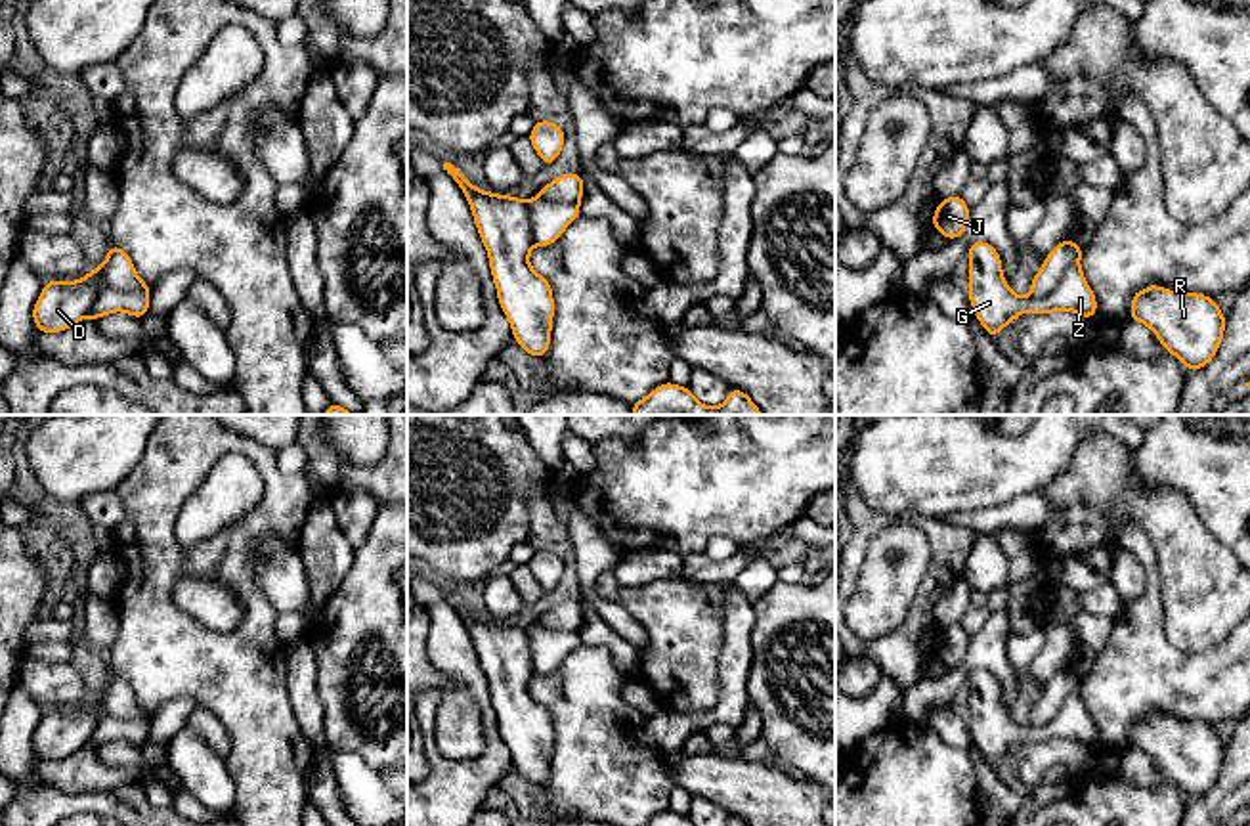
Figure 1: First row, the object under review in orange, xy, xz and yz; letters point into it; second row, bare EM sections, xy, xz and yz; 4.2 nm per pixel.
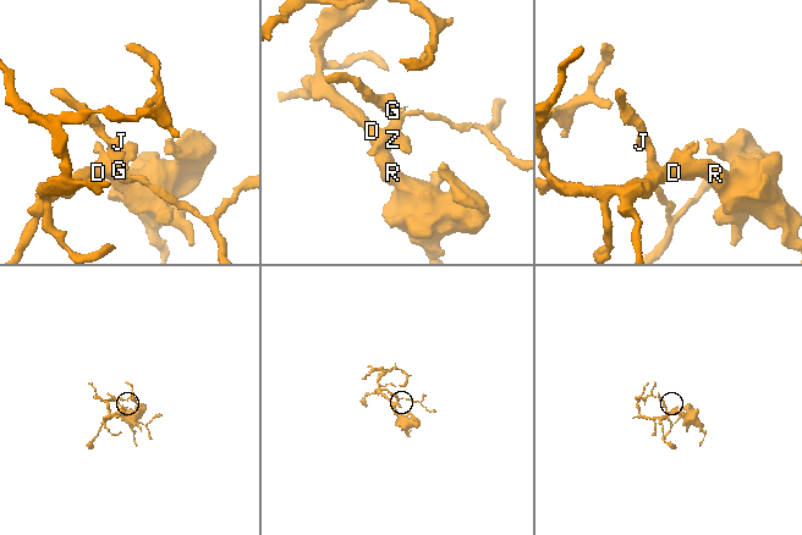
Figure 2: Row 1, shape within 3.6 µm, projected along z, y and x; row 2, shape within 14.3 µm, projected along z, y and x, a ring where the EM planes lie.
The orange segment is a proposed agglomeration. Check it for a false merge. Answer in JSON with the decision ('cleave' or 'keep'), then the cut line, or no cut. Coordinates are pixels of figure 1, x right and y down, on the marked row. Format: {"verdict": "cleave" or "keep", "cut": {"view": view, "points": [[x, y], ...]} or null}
{"verdict": "cleave", "cut": {"view": "xy", "points": [[148, 285], [144, 289], [104, 287], [88, 314]]}}

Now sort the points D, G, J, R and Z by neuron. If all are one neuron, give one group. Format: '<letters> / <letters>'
D R / G J Z

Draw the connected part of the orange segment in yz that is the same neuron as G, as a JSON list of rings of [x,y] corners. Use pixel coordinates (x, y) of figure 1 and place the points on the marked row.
[[[975,241],[969,250],[969,302],[984,331],[994,338],[1017,315],[1026,312],[1076,312],[1091,319],[1097,300],[1089,289],[1080,260],[1074,262],[1061,281],[1040,298],[1015,294],[1003,273],[998,250],[986,241]]]

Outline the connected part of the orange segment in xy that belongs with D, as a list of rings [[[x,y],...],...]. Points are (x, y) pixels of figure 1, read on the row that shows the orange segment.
[[[113,243],[103,264],[90,270],[78,281],[46,281],[36,304],[32,319],[40,333],[59,333],[76,325],[90,315],[90,310],[103,287],[145,291],[130,256]]]

